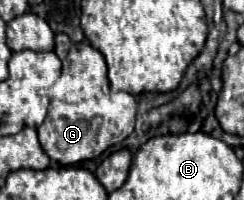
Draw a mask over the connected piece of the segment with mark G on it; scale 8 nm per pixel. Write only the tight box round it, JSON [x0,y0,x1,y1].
[37,42,137,166]

